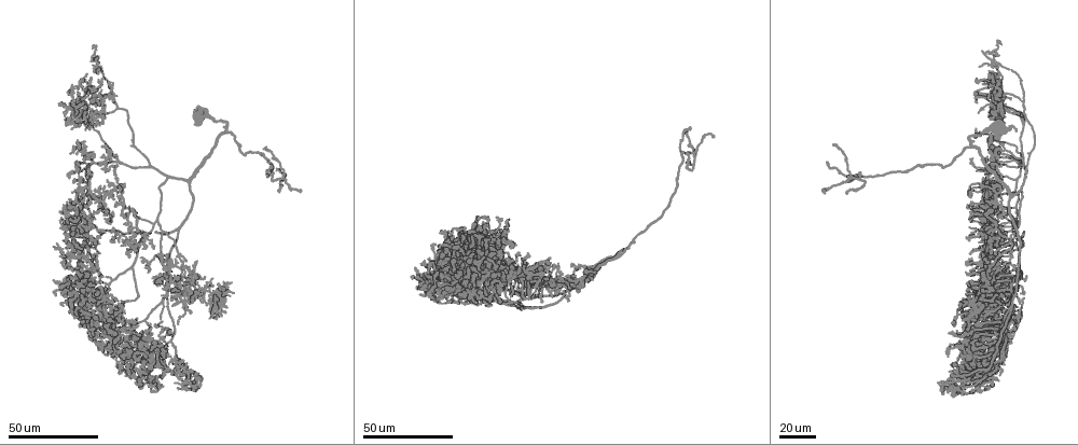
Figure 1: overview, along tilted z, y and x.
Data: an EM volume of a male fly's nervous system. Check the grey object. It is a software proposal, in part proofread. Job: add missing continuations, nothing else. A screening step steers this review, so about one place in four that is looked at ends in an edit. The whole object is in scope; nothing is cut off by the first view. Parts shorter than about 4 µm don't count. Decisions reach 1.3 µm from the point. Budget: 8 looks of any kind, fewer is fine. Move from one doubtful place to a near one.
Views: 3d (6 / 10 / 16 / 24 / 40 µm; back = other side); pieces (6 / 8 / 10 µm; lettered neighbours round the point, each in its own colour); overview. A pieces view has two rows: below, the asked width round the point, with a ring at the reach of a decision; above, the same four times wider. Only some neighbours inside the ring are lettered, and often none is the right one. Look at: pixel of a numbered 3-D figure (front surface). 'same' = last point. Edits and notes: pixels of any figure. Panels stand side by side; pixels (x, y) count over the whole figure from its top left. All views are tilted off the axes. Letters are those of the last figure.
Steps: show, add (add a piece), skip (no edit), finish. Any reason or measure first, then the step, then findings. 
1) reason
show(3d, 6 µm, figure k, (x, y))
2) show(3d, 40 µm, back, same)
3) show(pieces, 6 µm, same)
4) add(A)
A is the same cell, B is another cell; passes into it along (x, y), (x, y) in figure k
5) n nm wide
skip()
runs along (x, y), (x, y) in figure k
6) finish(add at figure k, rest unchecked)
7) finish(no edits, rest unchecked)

an open end
show(3d, 40 µm, figure 1, (968, 203))

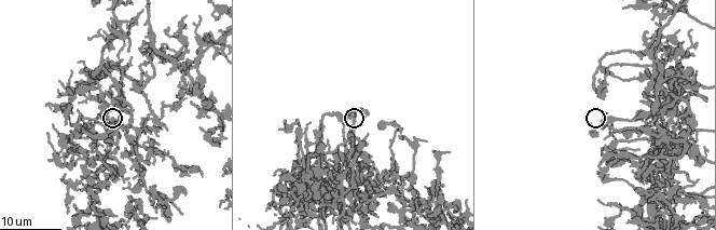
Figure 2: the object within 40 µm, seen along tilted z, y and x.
show(pieces, 10 µm, figure 2, (353, 115))

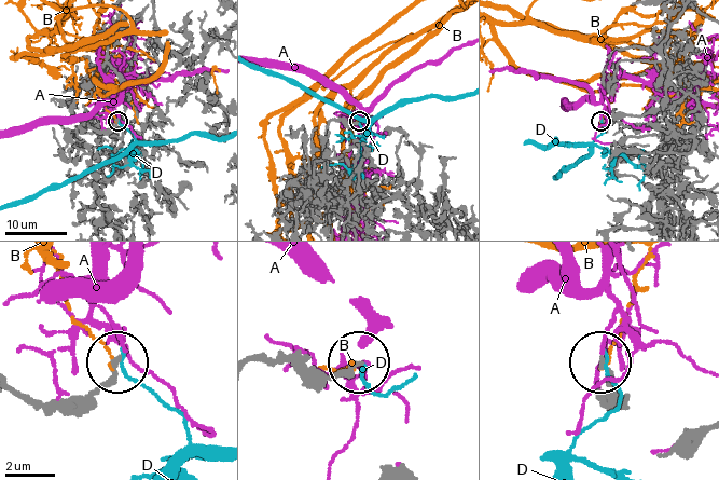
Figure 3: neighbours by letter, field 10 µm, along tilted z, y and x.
skip()
A, B and D are other cells; runs along (18, 394), (42, 402), (72, 403), (114, 364) in figure 3; no lettered piece goes on from it

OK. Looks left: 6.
free end
show(3d, 24 µm, figure 1, (70, 153))

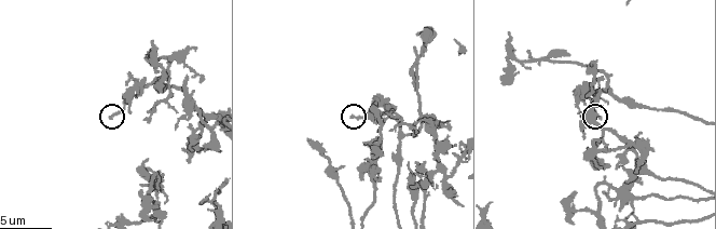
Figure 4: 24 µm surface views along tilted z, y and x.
show(pieces, 8 µm, figure 4, (110, 118))

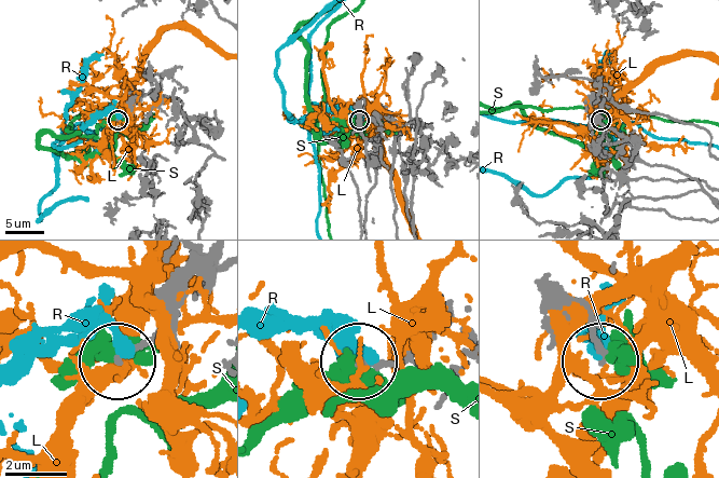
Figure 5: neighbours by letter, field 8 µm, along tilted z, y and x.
180 nm wide
skip()
L, R and S are other cells; runs along (580, 305), (599, 356) in figure 5; no lettered piece goes on from it

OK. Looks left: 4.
branch stops here
show(3d, 16 µm, figure 2, (192, 62))

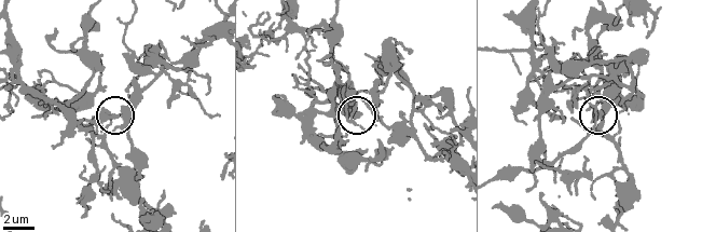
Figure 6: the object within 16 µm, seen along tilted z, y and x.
what lies round it
show(pieces, 8 µm, figure 6, (357, 116))

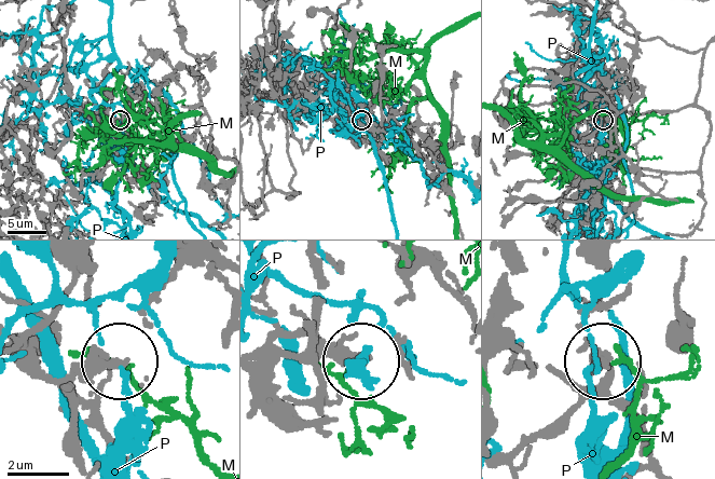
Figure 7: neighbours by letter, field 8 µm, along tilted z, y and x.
320 nm wide
skip()
M and P are other cells; runs along (18, 334), (50, 373), (115, 366) in figure 7; no lettered piece goes on from it

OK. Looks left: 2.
free end
show(3d, 24 µm, figure 1, (953, 323))

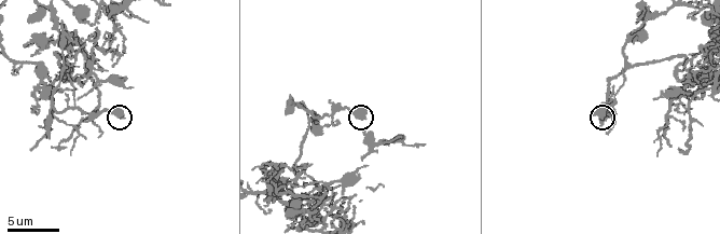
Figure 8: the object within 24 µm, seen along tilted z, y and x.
what lies round it
show(pieces, 8 µm, figure 8, (364, 116))

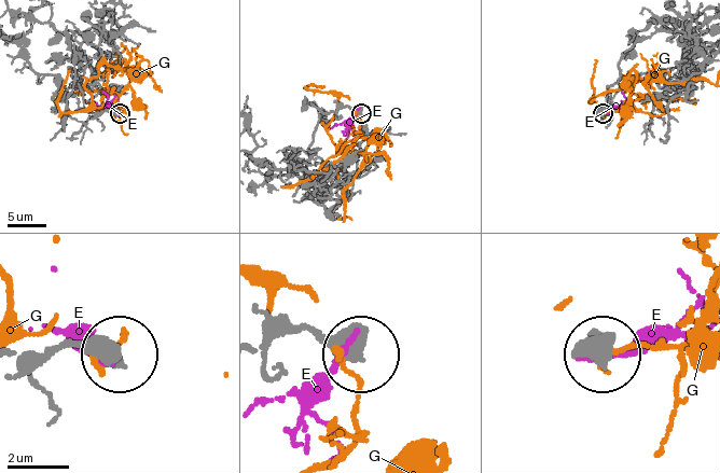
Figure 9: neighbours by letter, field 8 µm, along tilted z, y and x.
skip()
E and G are other cells; runs along (260, 345), (314, 329), (356, 348) in figure 9; none of them fits

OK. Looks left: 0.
finish(no edits, rest unchecked)

